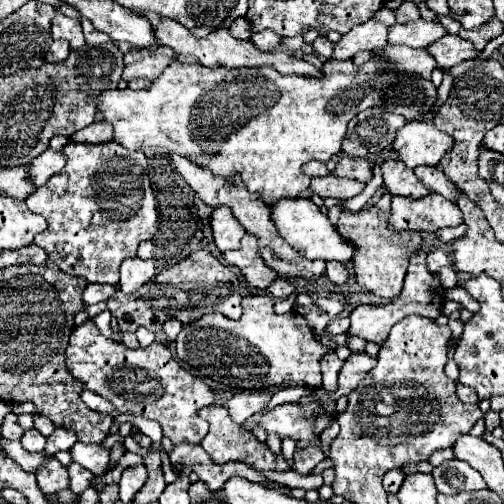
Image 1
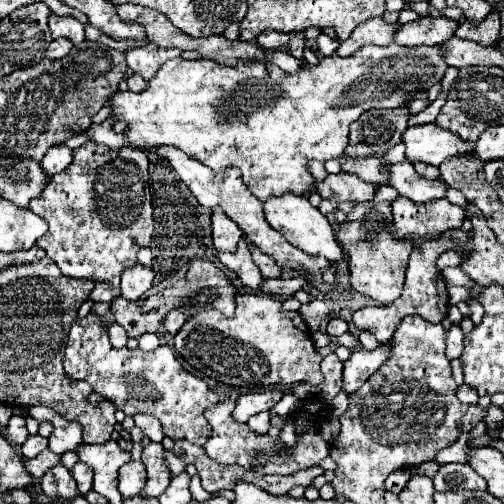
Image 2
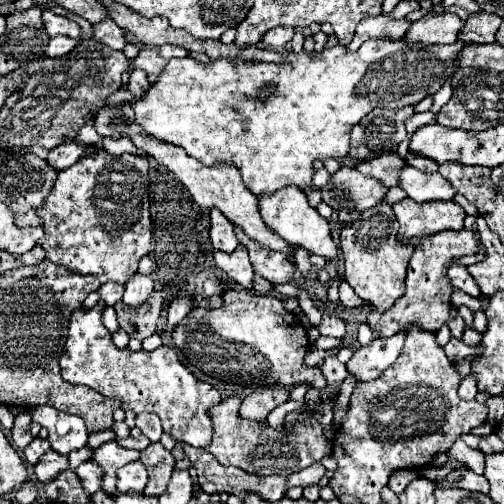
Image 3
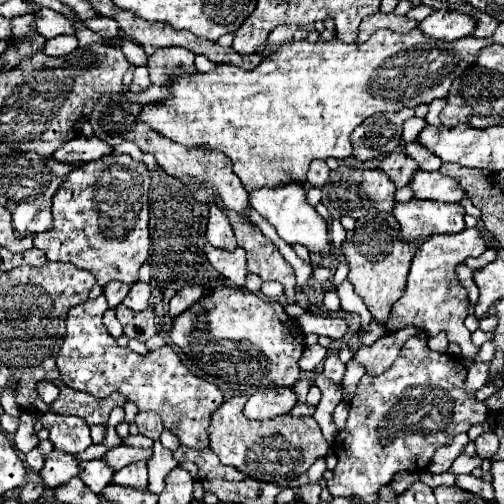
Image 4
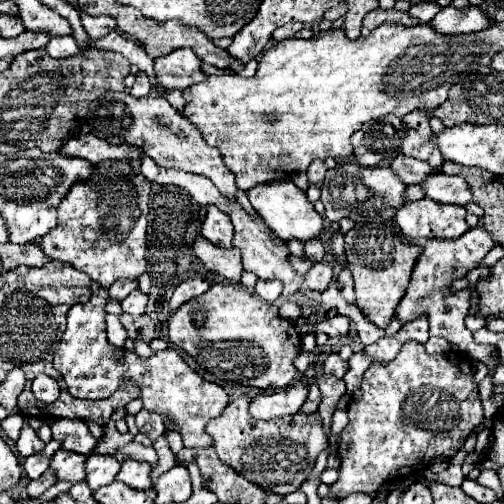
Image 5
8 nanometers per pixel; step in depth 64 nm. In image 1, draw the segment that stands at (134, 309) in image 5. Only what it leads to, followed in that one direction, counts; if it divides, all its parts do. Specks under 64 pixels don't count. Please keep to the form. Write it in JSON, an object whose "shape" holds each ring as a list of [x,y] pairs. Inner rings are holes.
{"shape":[[[138,256],[126,258],[120,266],[120,290],[126,294],[132,294],[144,282],[154,278],[154,274],[156,274],[154,260],[144,260]]]}

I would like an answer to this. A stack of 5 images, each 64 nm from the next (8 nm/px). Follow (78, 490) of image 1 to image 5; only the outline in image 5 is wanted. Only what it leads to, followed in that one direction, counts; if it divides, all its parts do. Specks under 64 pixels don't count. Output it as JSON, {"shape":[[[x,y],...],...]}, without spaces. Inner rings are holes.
{"shape":[[[88,456],[86,460],[86,482],[92,490],[98,490],[110,482],[114,482],[120,464],[112,460],[112,456]]]}

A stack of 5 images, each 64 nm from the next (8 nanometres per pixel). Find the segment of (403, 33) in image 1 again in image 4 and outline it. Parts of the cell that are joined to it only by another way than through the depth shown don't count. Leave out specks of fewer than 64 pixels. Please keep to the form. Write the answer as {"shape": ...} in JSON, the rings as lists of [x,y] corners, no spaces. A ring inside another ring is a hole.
{"shape":[[[440,10],[440,12],[432,12],[416,28],[426,38],[452,42],[452,40],[458,40],[458,38],[468,36],[474,30],[474,20],[468,14],[462,14],[462,12]]]}

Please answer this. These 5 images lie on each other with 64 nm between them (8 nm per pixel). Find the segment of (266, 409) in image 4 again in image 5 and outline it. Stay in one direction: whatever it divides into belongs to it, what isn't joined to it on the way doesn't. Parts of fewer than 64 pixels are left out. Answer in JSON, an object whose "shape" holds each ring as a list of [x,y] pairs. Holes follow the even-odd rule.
{"shape":[[[294,382],[284,390],[256,396],[250,402],[248,412],[252,418],[258,418],[258,420],[272,420],[278,416],[296,414],[300,406],[306,402],[306,396],[308,396],[308,388],[302,386],[300,382]]]}

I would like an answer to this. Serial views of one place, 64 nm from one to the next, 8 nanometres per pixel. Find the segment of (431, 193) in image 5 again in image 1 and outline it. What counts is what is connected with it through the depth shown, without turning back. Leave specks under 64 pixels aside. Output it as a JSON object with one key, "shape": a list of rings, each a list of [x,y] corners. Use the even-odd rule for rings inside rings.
{"shape":[[[386,160],[386,162],[382,162],[380,170],[384,176],[384,186],[394,196],[424,198],[426,194],[430,194],[430,190],[426,190],[422,186],[422,182],[414,176],[414,172],[410,168],[404,168],[404,164],[400,164],[400,160]]]}

